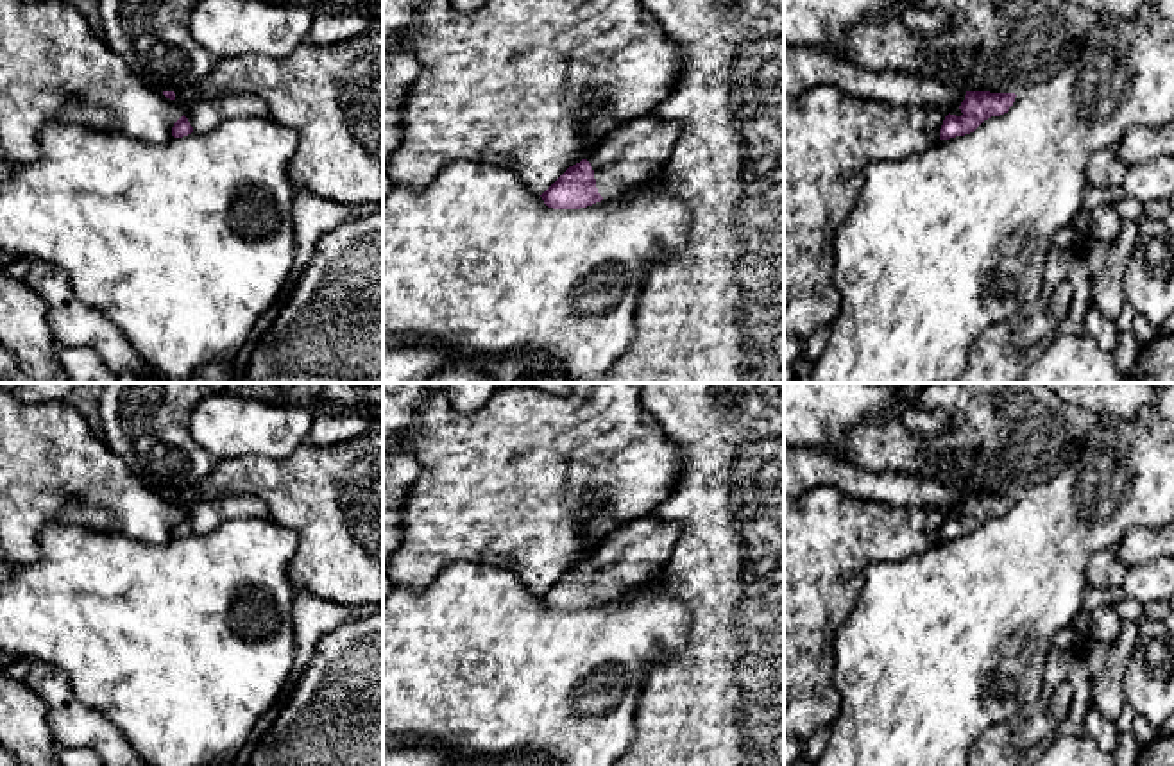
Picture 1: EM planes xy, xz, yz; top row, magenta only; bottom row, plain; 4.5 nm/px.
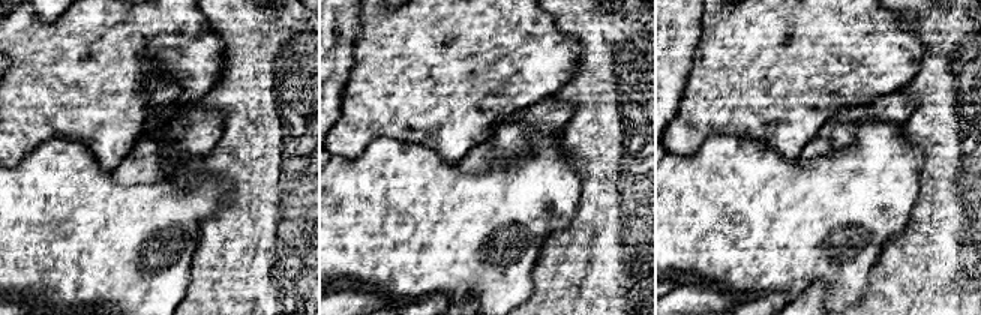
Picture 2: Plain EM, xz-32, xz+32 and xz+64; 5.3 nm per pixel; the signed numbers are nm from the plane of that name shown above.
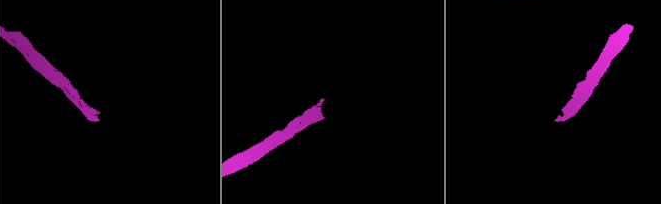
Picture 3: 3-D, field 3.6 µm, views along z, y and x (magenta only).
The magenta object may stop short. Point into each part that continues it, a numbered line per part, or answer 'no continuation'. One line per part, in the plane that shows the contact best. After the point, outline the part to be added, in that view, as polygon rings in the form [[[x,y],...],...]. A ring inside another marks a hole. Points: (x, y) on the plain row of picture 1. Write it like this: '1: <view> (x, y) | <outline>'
1: xz (623, 557) | [[[642,517],[607,530],[585,560],[603,600],[619,596],[655,574],[671,557],[680,524]]]

